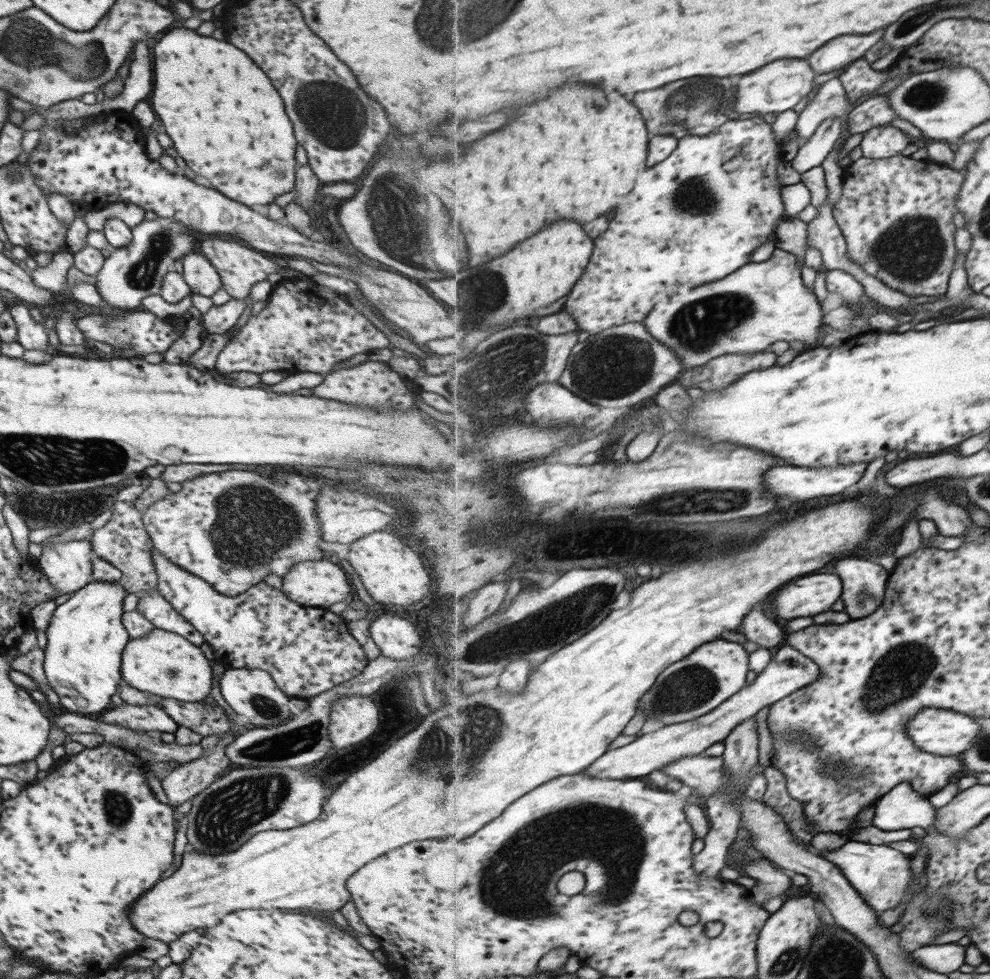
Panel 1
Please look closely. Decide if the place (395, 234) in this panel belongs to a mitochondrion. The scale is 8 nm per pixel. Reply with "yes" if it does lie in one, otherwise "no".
yes

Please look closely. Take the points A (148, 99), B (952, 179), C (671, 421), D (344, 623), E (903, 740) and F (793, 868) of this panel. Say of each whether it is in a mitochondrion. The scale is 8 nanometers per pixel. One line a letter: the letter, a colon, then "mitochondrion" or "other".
A: other
B: other
C: other
D: other
E: other
F: other

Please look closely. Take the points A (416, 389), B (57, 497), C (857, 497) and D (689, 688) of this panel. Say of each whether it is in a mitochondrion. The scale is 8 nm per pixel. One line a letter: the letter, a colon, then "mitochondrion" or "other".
A: other
B: mitochondrion
C: other
D: mitochondrion

